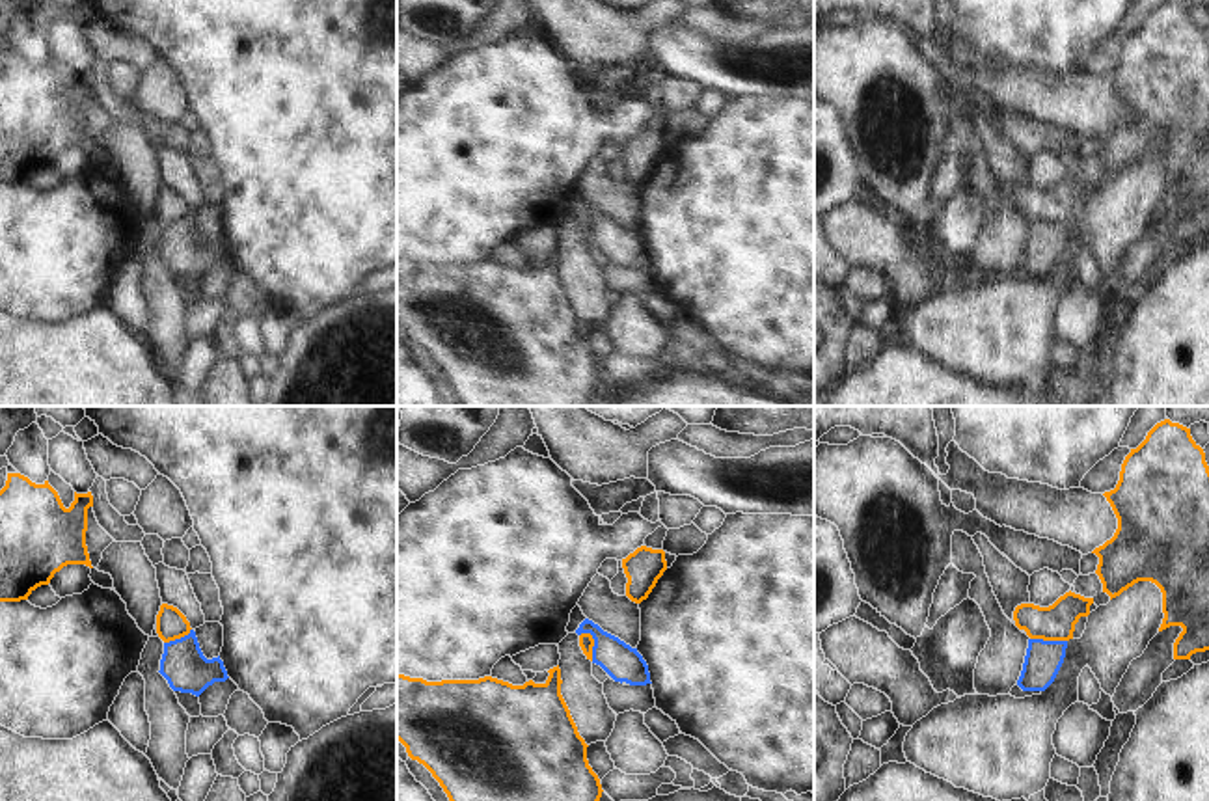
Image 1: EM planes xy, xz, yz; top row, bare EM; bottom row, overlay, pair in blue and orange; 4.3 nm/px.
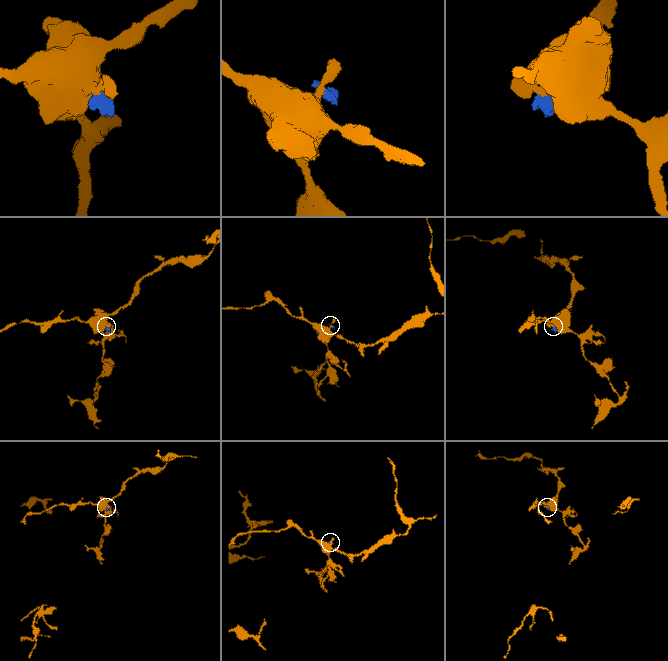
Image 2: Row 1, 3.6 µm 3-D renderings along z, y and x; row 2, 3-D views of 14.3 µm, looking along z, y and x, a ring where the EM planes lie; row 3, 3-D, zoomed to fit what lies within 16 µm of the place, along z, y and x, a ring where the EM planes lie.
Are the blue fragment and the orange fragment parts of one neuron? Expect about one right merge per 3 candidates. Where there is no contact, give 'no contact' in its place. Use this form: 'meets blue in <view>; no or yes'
meets blue in xz; no

